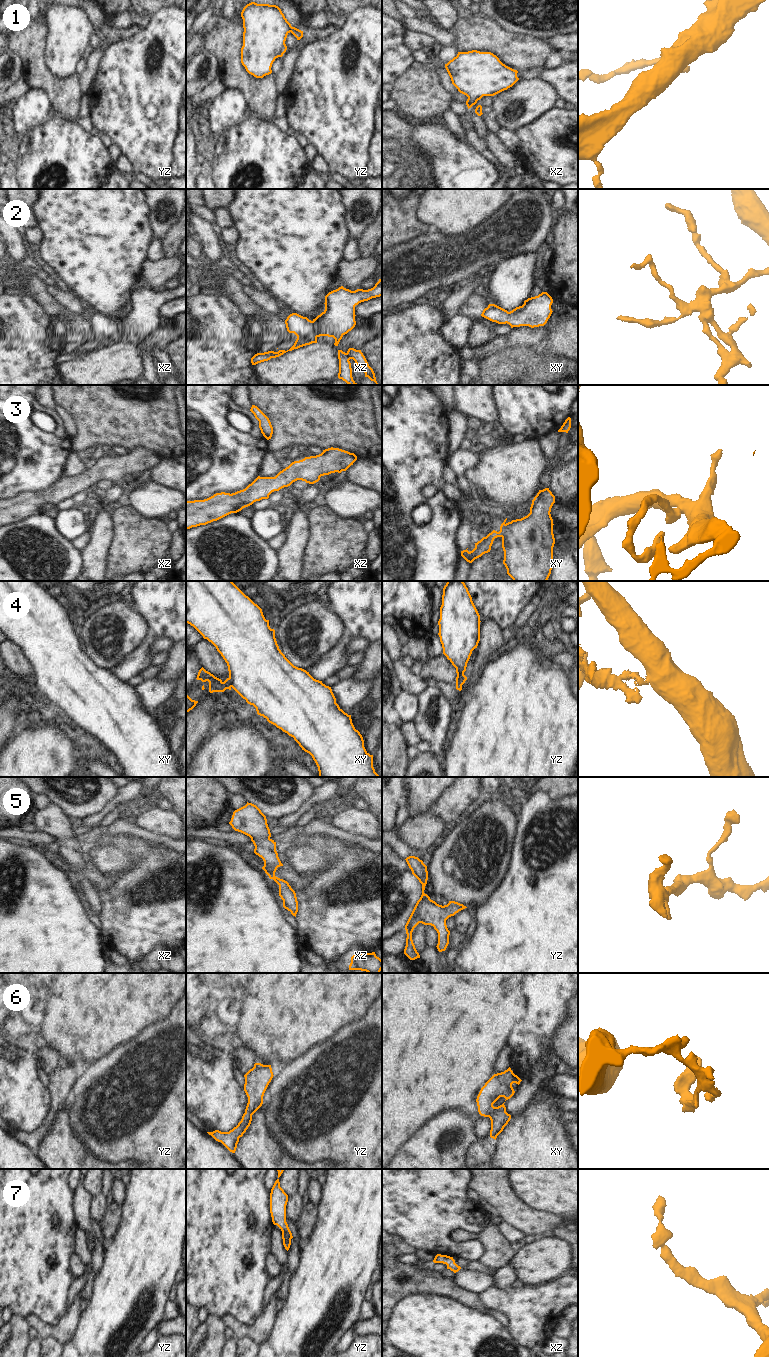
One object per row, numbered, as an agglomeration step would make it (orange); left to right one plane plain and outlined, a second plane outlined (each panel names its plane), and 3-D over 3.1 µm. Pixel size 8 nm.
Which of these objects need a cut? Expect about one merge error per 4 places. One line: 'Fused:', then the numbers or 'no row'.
Fused: 4

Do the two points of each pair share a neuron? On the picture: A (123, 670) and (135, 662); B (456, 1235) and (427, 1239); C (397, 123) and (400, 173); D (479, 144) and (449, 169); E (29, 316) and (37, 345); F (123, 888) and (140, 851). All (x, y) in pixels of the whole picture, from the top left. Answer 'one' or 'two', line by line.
A: one
B: two
C: one
D: two
E: one
F: one

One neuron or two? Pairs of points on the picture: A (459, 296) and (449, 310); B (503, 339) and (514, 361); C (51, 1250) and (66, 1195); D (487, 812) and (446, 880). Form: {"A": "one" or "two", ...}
{"A": "one", "B": "two", "C": "one", "D": "one"}

